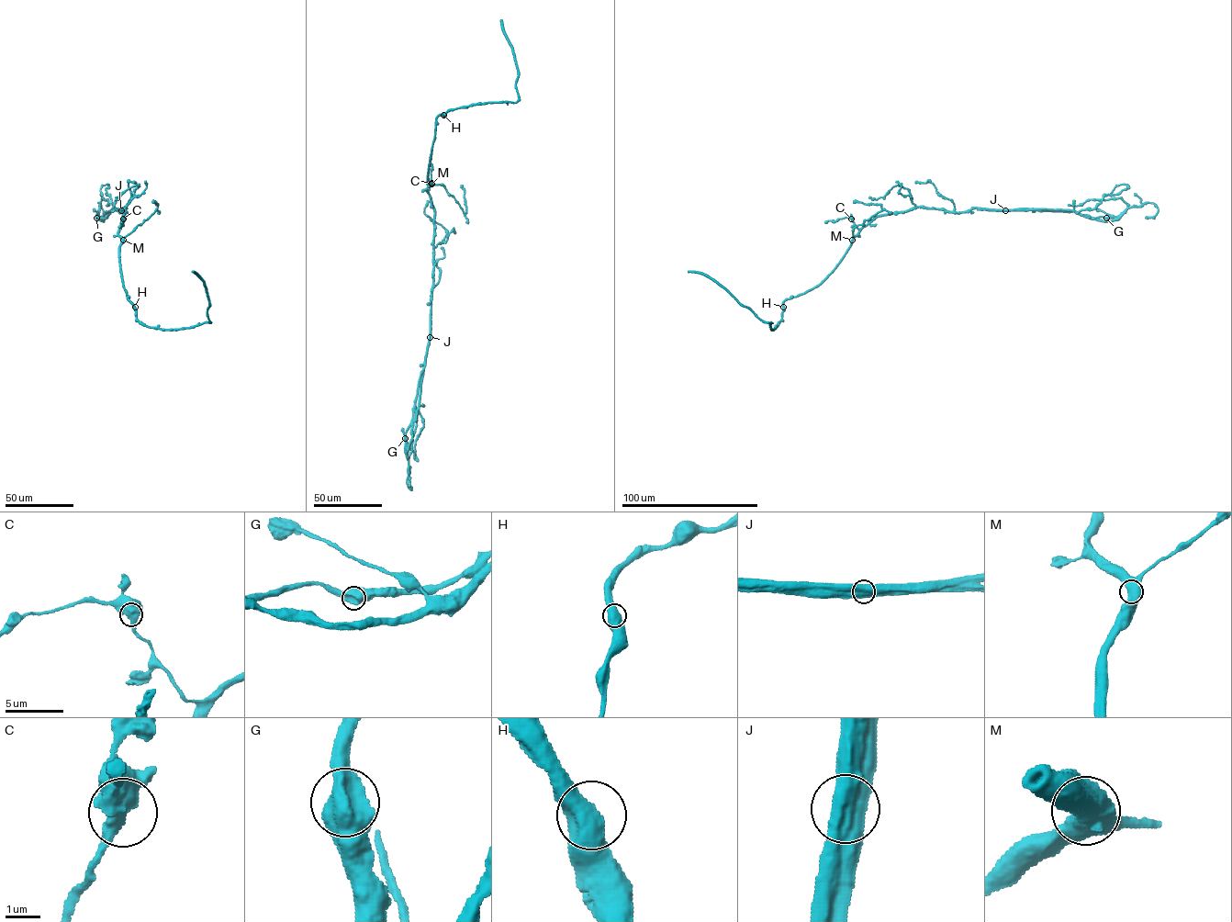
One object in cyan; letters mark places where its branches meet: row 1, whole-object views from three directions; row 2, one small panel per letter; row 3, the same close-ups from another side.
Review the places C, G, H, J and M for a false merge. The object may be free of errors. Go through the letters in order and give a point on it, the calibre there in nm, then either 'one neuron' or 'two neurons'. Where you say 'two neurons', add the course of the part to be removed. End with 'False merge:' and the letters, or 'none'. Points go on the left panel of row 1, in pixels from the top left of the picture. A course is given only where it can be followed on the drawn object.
C: at (123, 219); 700 nm thick; one neuron
G: at (96, 218); 700 nm thick; one neuron
H: at (135, 307); 650 nm thick; one neuron
J: at (121, 210); 700 nm thick; two neurons; foreign part runs (121, 210), (106, 211), (101, 220), (98, 209), (101, 199), (107, 199), (106, 204)
M: at (123, 240); 700 nm thick; one neuron
False merge: J

